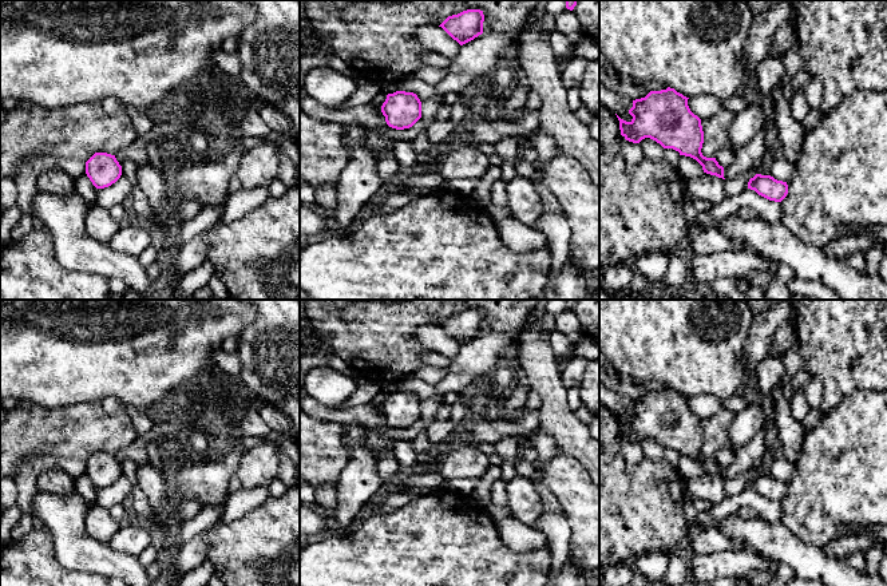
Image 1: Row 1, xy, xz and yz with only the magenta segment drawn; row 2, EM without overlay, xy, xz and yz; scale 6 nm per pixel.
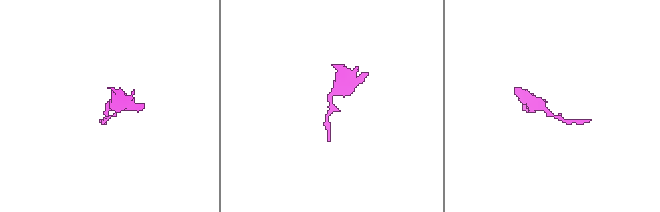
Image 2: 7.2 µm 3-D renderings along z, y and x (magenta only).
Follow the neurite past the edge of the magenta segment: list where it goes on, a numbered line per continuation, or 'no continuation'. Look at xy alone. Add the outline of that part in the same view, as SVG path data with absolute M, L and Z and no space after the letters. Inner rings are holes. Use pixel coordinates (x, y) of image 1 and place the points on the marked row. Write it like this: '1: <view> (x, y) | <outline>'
no continuation

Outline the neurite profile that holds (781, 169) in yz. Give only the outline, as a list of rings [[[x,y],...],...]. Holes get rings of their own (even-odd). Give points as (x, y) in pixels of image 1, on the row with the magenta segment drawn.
[[[776,155],[771,169],[769,175],[777,181],[788,182],[793,174],[795,163],[784,158],[783,155]]]

